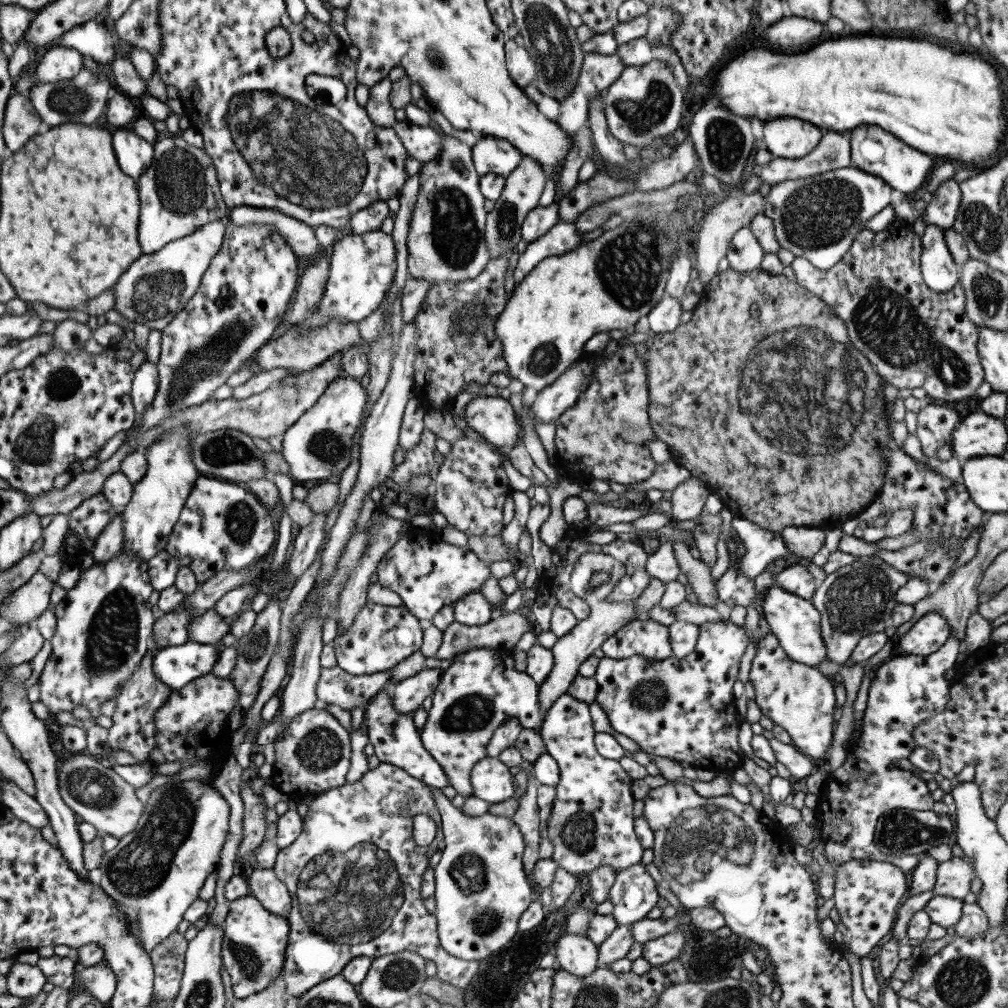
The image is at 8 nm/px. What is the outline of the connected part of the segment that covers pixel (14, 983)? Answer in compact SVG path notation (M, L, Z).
M13 962L4 977L7 994L22 999L35 997L46 982L46 978L36 964Z

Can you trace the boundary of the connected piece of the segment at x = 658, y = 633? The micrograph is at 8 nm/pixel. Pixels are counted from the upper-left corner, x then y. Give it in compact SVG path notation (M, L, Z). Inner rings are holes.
M649 618L629 621L599 648L603 656L612 660L622 660L635 655L650 661L661 661L671 657L668 627L659 625Z

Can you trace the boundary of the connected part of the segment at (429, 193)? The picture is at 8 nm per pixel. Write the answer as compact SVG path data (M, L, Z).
M442 138L442 145L440 148L440 153L436 158L432 158L427 162L423 162L419 168L419 189L416 201L414 204L414 209L412 210L409 222L408 222L408 229L407 229L407 236L406 236L406 251L407 251L407 258L406 258L406 269L408 270L409 277L412 279L425 279L430 286L436 285L437 283L442 283L443 281L462 281L468 278L475 278L481 270L484 269L484 266L488 263L489 255L488 250L484 241L484 224L486 221L486 212L483 209L483 202L485 202L484 196L480 193L478 188L478 180L479 175L475 173L475 168L472 163L471 158L471 151L470 147L465 145L465 143L461 143L458 141L457 138L454 139L444 139Z

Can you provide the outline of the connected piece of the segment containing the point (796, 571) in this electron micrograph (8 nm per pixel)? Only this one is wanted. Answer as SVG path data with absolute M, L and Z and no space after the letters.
M799 564L781 570L776 574L774 581L776 587L807 601L810 601L817 586L811 573Z

